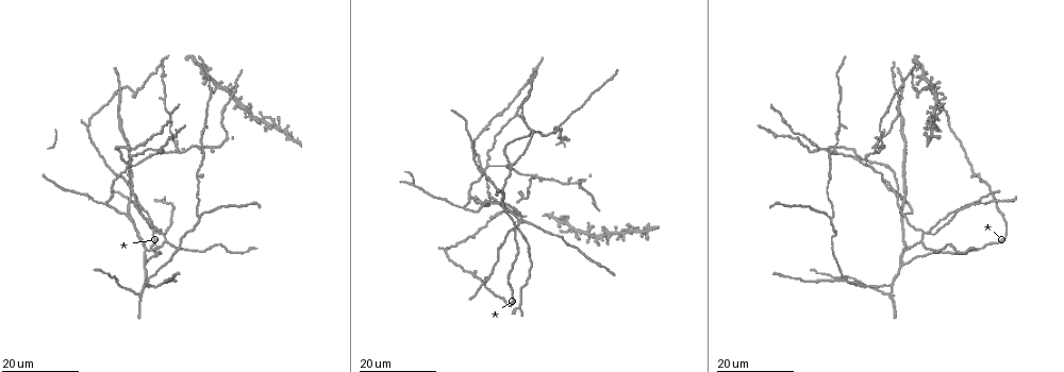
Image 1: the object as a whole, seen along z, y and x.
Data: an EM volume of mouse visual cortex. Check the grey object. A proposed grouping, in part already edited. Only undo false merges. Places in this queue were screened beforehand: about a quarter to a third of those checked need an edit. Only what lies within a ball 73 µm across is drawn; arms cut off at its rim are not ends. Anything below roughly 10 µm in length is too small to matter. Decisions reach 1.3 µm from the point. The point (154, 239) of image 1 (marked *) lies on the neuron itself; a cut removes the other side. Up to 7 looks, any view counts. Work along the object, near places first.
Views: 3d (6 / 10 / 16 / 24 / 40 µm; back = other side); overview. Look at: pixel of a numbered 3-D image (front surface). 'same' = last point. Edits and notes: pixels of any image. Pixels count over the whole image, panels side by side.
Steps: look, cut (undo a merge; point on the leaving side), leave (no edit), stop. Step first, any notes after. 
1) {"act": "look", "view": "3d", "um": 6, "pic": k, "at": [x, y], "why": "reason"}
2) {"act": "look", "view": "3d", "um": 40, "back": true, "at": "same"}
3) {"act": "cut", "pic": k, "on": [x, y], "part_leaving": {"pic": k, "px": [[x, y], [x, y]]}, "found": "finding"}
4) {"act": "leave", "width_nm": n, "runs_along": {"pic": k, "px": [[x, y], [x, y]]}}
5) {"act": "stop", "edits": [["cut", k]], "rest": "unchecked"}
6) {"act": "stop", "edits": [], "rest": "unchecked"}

{"act": "look", "view": "3d", "um": 16, "pic": 1, "at": [505, 205], "why": "three-way junction"}

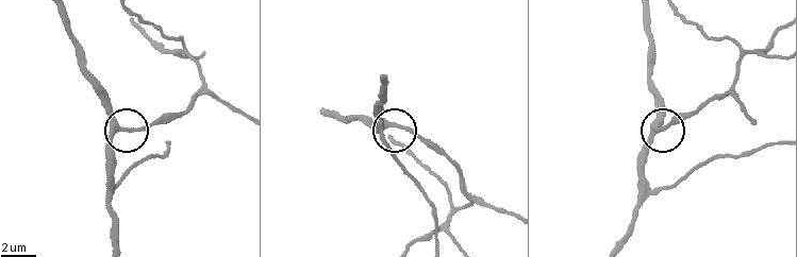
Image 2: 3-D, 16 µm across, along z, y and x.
{"act": "look", "view": "3d", "um": 10, "pic": 2, "at": [391, 125]}

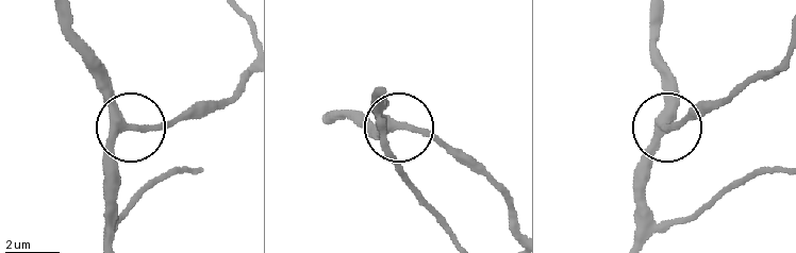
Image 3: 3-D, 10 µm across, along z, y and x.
{"act": "leave", "arms": 3, "runs_along": {"pic": 3, "px": [[783, 168], [660, 221], [646, 154], [692, 120]]}, "found": "one neuron here"}

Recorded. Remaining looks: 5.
{"act": "look", "view": "3d", "um": 24, "pic": 1, "at": [128, 215], "why": "arms part here"}

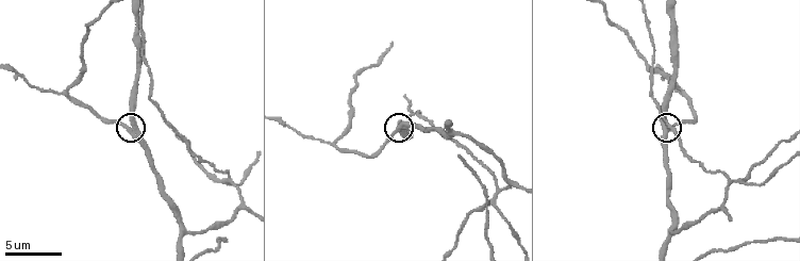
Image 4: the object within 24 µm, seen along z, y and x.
{"act": "look", "view": "3d", "um": 10, "pic": 4, "at": [397, 128], "why": "zoom in"}

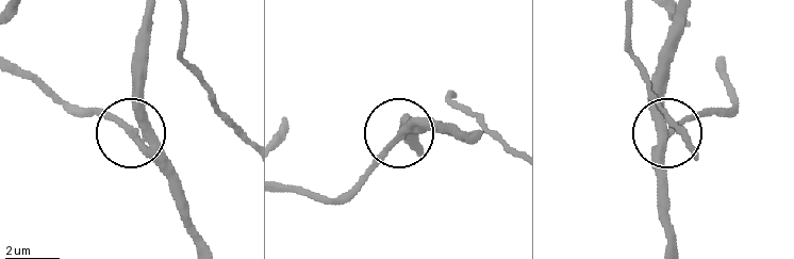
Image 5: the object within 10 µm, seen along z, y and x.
{"act": "leave", "arms": 3, "found": "one neuron here"}

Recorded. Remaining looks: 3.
{"act": "look", "view": "3d", "um": 10, "pic": 4, "at": [683, 90], "why": "branch point"}

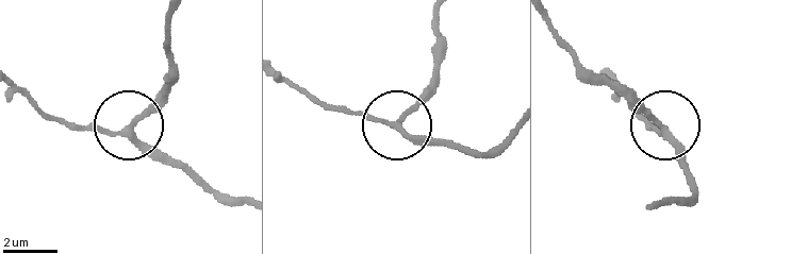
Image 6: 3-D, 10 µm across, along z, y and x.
{"act": "leave", "width_nm": 190, "runs_along": {"pic": 6, "px": [[508, 135], [474, 155], [339, 109]]}, "found": "continuous, no second neuron"}

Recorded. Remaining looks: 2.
{"act": "look", "view": "3d", "um": 6, "pic": 4, "at": [229, 180], "why": "branch point"}

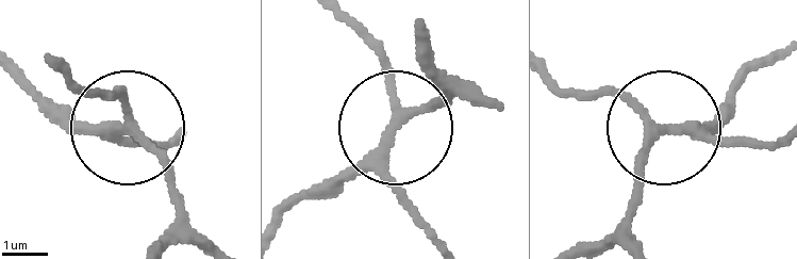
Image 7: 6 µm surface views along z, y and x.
{"act": "leave", "runs_along": {"pic": 7, "px": [[609, 233], [628, 210], [636, 164], [666, 134], [777, 142]]}, "found": "continuous, no second neuron"}

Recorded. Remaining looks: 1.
{"act": "stop", "edits": [], "rest": "unchecked"}

